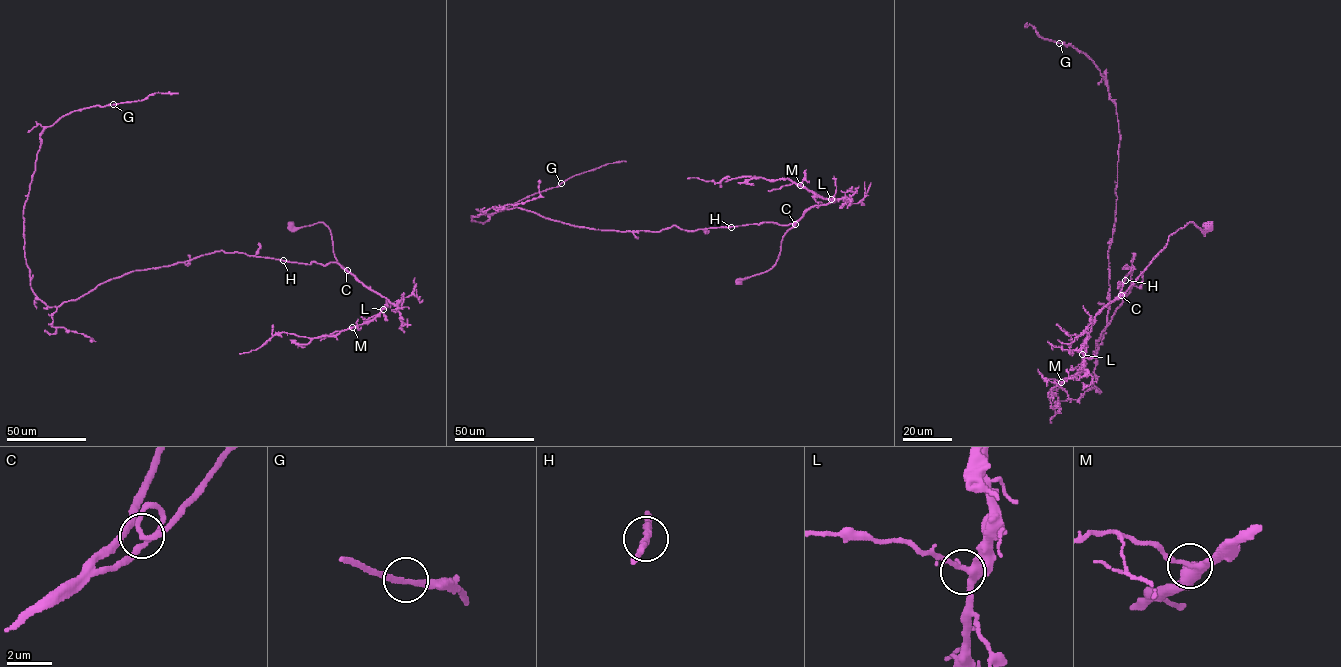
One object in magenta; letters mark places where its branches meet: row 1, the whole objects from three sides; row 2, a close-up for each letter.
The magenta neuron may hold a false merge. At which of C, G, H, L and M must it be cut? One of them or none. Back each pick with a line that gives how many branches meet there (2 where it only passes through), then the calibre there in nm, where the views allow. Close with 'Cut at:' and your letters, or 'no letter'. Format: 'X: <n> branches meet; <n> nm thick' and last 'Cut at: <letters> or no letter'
Cut at: no letter

